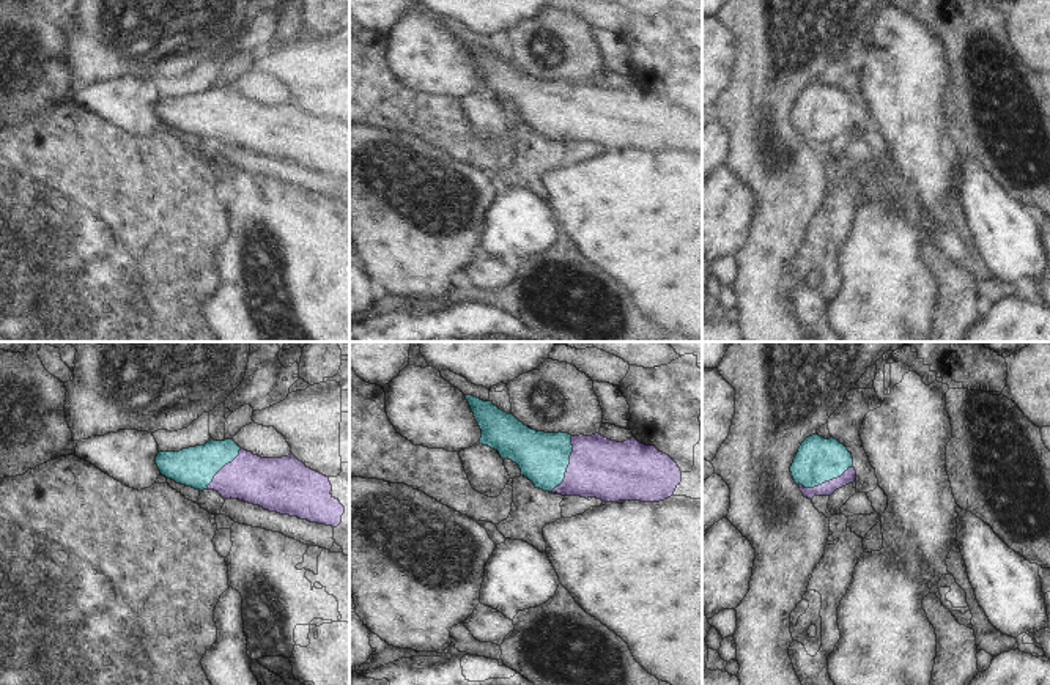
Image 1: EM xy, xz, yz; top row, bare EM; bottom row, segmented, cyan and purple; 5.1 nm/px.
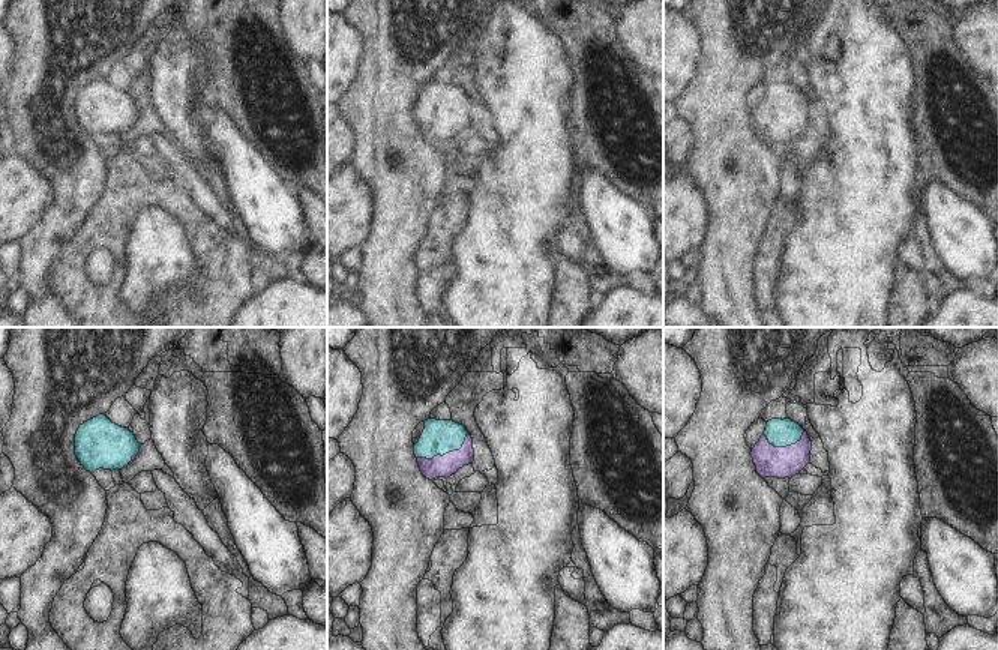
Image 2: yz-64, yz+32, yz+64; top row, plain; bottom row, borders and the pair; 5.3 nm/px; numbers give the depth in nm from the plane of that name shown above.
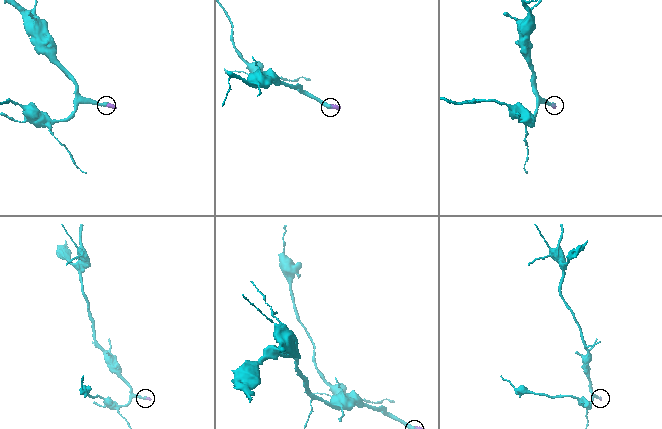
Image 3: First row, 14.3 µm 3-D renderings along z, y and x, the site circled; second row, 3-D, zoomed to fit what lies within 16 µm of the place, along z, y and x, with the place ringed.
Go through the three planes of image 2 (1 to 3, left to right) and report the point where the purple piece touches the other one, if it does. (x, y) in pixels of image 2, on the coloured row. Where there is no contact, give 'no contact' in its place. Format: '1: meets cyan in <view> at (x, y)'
1: meets cyan in yz-64 at (129, 461)
2: meets cyan in yz+32 at (446, 452)
3: meets cyan in yz+64 at (784, 446)

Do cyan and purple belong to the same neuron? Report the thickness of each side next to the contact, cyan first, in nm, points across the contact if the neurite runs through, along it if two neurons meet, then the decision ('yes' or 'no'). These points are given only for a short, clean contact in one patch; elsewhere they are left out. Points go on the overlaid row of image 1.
260/300 nm | across xz (543, 459), (569, 463), (611, 471) | yes

